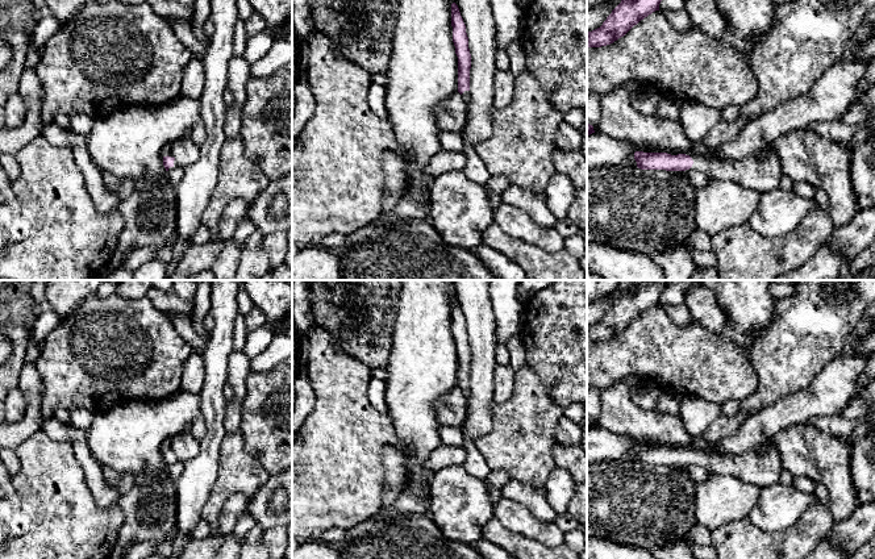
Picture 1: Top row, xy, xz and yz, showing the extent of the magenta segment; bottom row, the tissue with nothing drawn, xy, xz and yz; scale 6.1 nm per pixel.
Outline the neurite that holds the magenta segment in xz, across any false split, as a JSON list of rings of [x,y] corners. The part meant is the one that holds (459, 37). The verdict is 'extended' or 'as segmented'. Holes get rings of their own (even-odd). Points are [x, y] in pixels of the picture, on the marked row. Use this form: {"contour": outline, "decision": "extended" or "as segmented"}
{"contour": [[[455,3],[451,4],[451,26],[453,42],[458,57],[458,92],[463,96],[467,104],[470,101],[471,54],[468,49],[466,25]]], "decision": "extended"}

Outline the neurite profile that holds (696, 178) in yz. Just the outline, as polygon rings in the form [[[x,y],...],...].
[[[700,170],[678,171],[687,178],[687,180],[697,189],[711,183],[712,178]]]

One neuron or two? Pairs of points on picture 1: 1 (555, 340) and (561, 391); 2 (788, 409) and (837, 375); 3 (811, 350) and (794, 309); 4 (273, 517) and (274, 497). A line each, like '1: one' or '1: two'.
1: one
2: one
3: one
4: one

